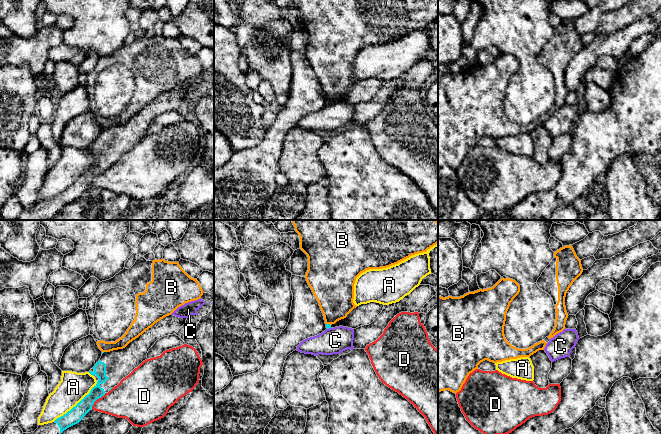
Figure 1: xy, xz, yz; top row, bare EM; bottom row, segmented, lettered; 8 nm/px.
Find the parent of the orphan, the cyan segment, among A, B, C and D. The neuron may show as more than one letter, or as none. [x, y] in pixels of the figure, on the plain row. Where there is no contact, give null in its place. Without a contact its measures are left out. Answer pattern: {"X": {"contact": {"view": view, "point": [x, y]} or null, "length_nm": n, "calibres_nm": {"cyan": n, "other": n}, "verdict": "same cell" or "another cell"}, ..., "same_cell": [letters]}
{"A": {"contact": {"view": "xy", "point": [77, 180]}, "length_nm": 480, "calibres_nm": {"cyan": 120, "other": 240}, "verdict": "another cell"}, "B": {"contact": {"view": "xz", "point": [328, 100]}, "length_nm": 40, "calibres_nm": {"cyan": 40, "other": 300}, "verdict": "another cell"}, "C": {"contact": {"view": "xz", "point": [328, 104]}, "length_nm": 40, "calibres_nm": {"cyan": 40, "other": 200}, "verdict": "another cell"}, "D": {"contact": {"view": "xy", "point": [96, 175]}, "length_nm": 170, "calibres_nm": {"cyan": 120, "other": 280}, "verdict": "another cell"}, "same_cell": []}

